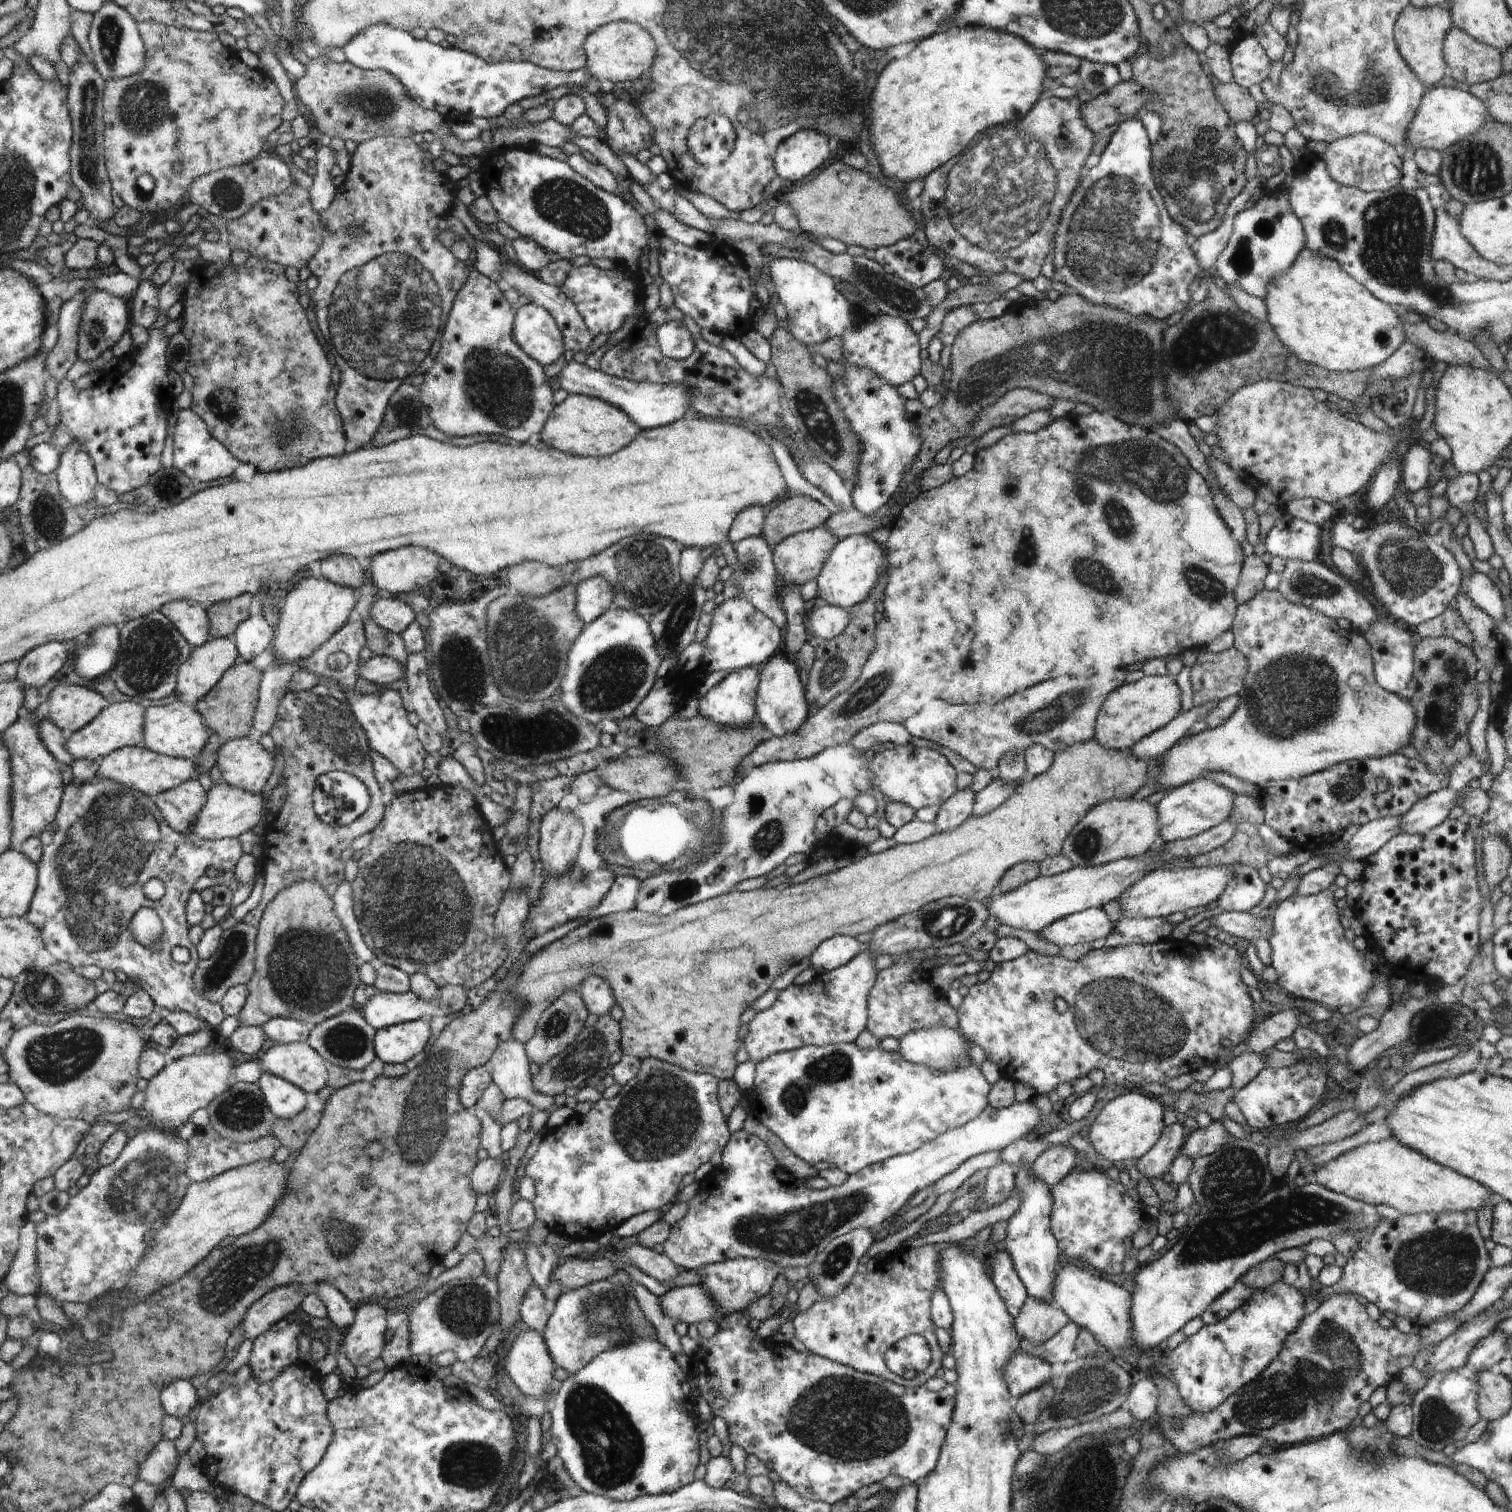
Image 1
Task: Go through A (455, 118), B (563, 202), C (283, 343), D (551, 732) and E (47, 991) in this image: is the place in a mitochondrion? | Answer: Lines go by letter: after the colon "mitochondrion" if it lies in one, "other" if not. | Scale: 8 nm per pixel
A: other
B: mitochondrion
C: other
D: mitochondrion
E: mitochondrion

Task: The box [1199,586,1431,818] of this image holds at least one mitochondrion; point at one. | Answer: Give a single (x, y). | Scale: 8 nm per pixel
(1293, 695)

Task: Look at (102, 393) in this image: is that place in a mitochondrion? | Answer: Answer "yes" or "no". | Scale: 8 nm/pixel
no

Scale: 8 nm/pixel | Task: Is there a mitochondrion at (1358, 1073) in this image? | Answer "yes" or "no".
no

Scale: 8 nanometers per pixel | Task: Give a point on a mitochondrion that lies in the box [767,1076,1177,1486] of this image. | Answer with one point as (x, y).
(842, 1417)

